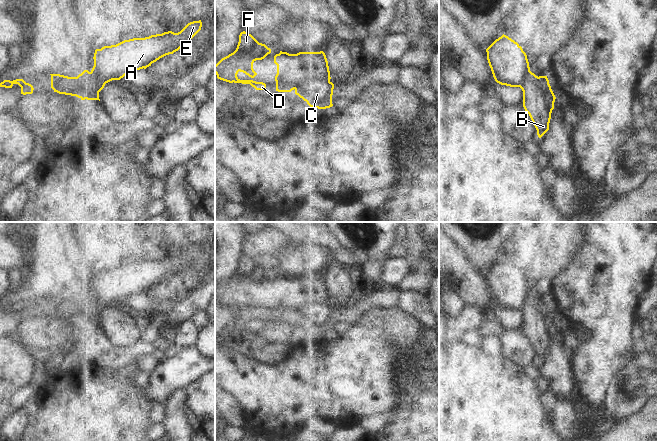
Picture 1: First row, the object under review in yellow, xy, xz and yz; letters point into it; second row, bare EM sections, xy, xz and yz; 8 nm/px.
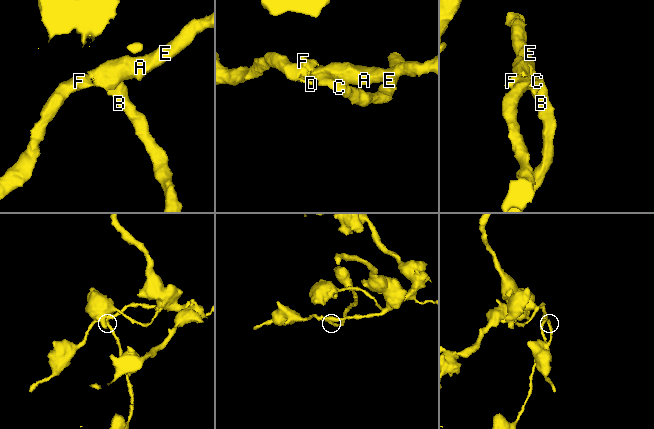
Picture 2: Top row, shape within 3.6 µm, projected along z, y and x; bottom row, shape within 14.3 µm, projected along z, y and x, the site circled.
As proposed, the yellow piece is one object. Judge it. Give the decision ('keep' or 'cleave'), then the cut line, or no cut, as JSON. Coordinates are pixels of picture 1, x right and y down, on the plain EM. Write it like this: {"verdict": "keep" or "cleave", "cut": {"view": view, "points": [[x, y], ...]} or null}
{"verdict": "cleave", "cut": {"view": "xy", "points": [[104, 308], [93, 304], [89, 309], [85, 307], [81, 322]]}}

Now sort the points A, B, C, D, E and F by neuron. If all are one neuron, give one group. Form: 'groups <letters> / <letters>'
groups A D E F / B C

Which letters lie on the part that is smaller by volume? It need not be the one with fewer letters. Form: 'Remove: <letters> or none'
Remove: B, C

